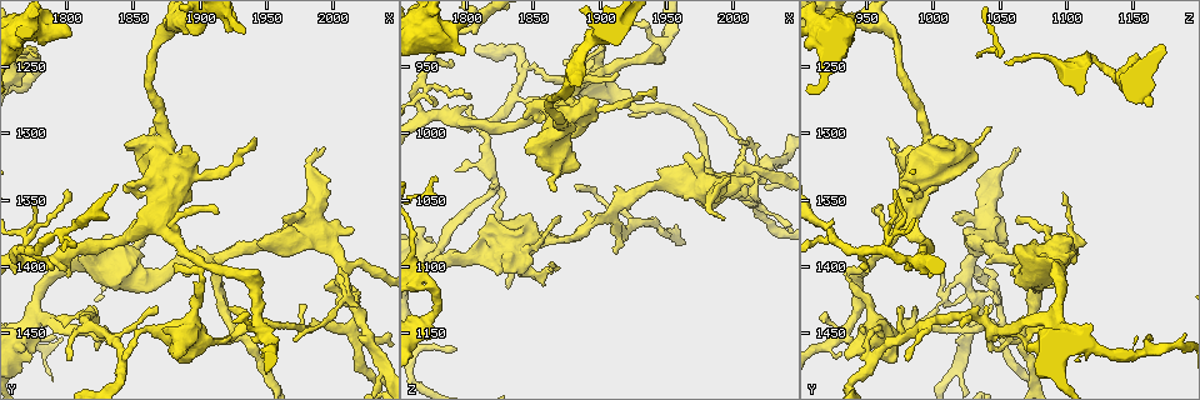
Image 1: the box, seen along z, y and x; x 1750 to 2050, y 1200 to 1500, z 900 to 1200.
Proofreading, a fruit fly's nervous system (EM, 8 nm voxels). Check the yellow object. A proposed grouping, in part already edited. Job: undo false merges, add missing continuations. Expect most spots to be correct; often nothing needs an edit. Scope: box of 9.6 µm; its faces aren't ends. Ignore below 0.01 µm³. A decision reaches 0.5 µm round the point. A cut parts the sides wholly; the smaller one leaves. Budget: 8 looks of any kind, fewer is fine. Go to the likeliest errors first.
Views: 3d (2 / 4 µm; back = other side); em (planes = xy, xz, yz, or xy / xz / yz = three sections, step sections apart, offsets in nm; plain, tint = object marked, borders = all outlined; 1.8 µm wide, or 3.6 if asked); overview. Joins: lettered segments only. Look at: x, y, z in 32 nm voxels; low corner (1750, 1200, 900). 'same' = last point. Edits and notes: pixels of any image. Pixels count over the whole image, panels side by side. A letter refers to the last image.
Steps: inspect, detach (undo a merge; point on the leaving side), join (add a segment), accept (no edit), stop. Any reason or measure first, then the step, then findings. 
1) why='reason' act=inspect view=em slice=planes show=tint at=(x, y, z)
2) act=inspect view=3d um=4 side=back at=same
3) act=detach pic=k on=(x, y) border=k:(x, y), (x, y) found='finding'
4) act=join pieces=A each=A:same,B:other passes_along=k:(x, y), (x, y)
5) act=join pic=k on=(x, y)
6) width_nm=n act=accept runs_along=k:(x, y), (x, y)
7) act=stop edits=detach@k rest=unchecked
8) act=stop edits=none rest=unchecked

why='narrows sharply' act=inspect view=em slice=planes show=borders at=(1776, 1246, 1122)

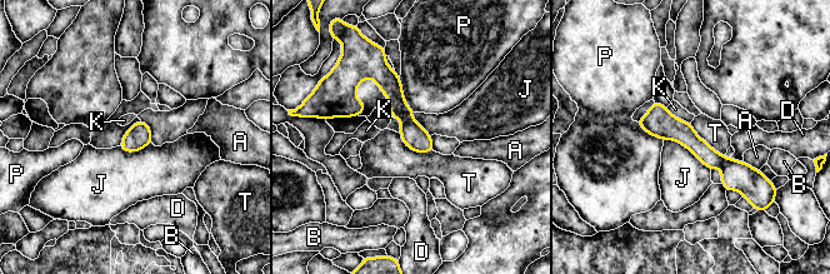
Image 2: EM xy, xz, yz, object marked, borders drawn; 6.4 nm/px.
width_nm=150 act=accept each=A:other,B:other,D:other,J:other,K:other,P:other,T:other runs_along=2:(643, 121), (680, 130), (755, 178) found='all the same neuron'

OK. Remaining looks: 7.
why='thick turns thin' act=inspect view=em slice=planes show=borders at=(2012, 1424, 1032)

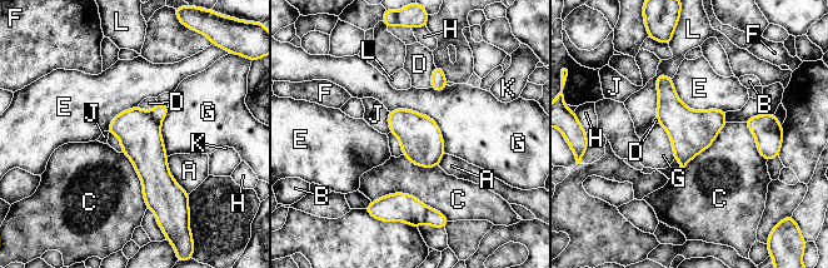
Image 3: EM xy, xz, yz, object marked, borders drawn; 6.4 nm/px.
act=accept each=A:other,B:other,C:other,D:other,E:other,F:other,G:other,H:other,J:other,K:other,L:other found='continuous, no second neuron'

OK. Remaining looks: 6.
why='abrupt turn' act=inspect view=3d um=4 at=(1844, 1468, 954)

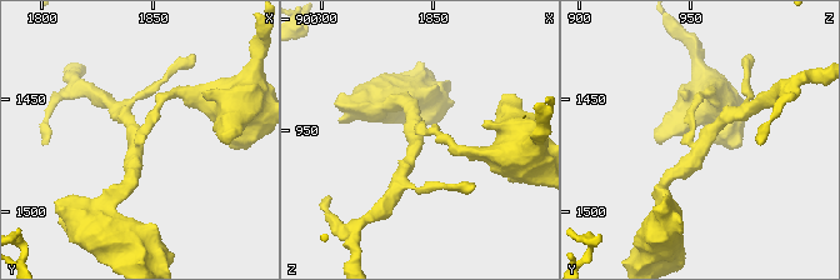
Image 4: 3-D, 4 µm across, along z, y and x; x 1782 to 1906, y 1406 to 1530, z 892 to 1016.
why='now the EM' act=inspect view=em slice=yz step=16 show=tint at=(1842, 1467, 956)

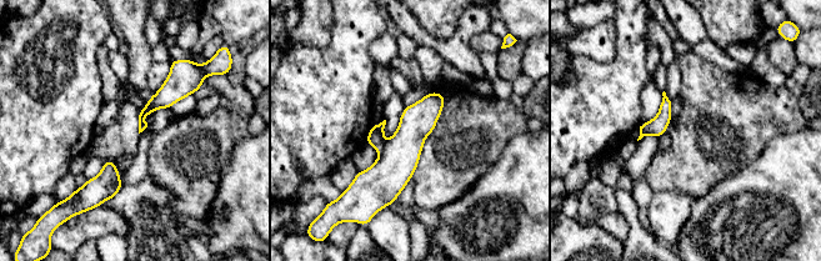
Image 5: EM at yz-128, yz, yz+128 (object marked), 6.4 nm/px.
act=inspect view=em slice=planes show=borders at=same

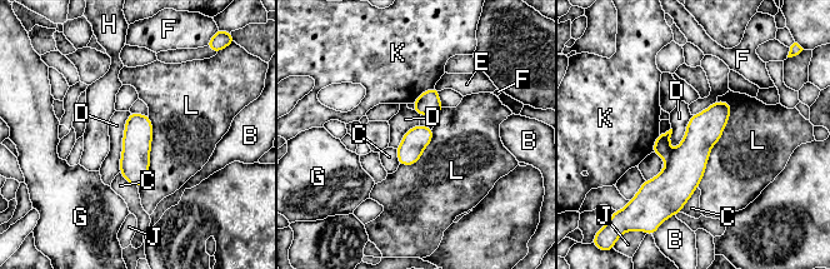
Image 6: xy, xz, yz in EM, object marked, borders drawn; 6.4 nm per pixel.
act=accept each=B:other,C:other,D:other,E:other,F:other,G:other,H:other,J:other,K:other,L:other border=6:(693, 115), (683, 140), (670, 154) found='one neuron here'

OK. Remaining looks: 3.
act=stop edits=none rest=unchecked

